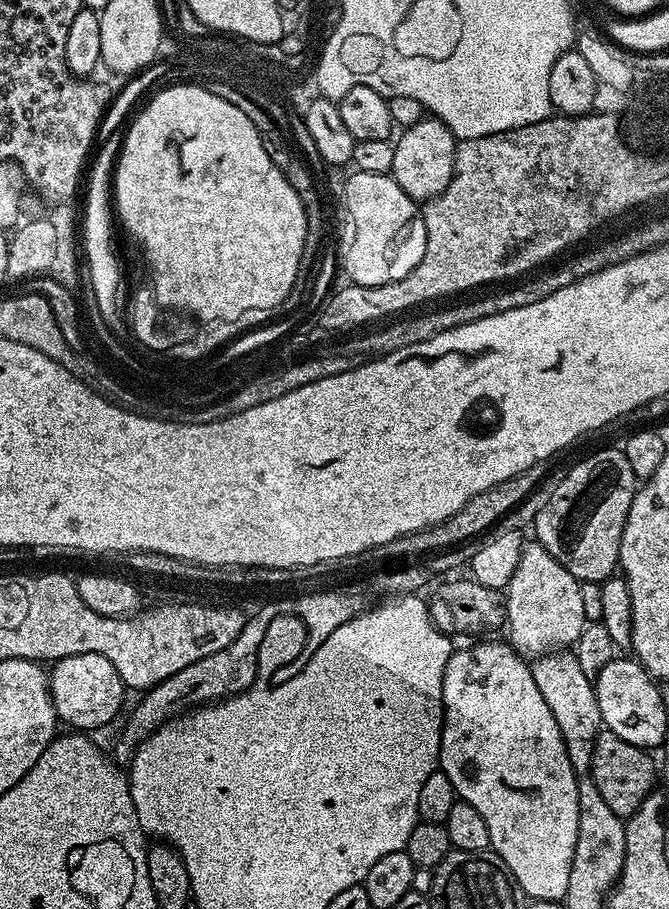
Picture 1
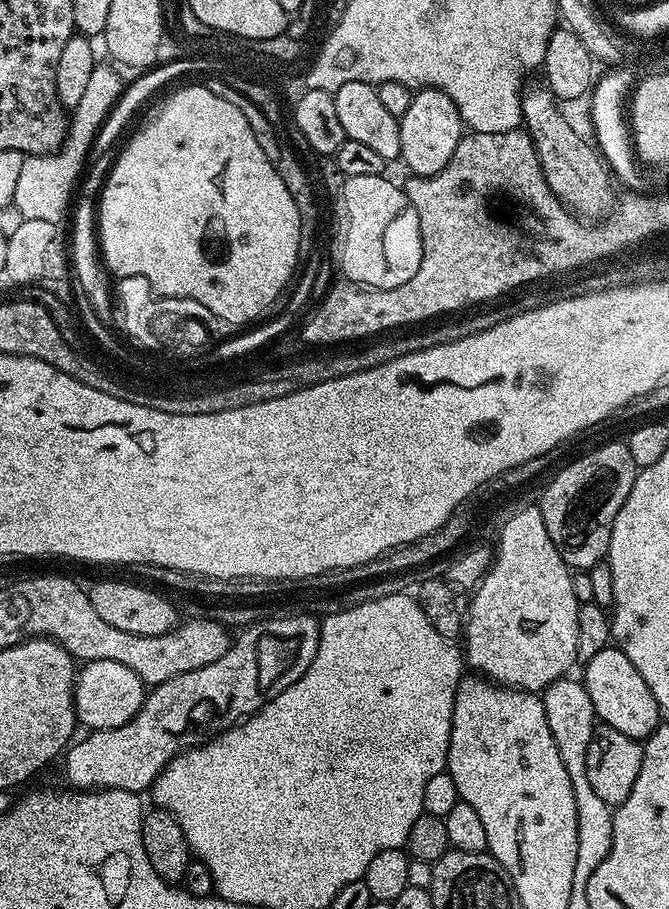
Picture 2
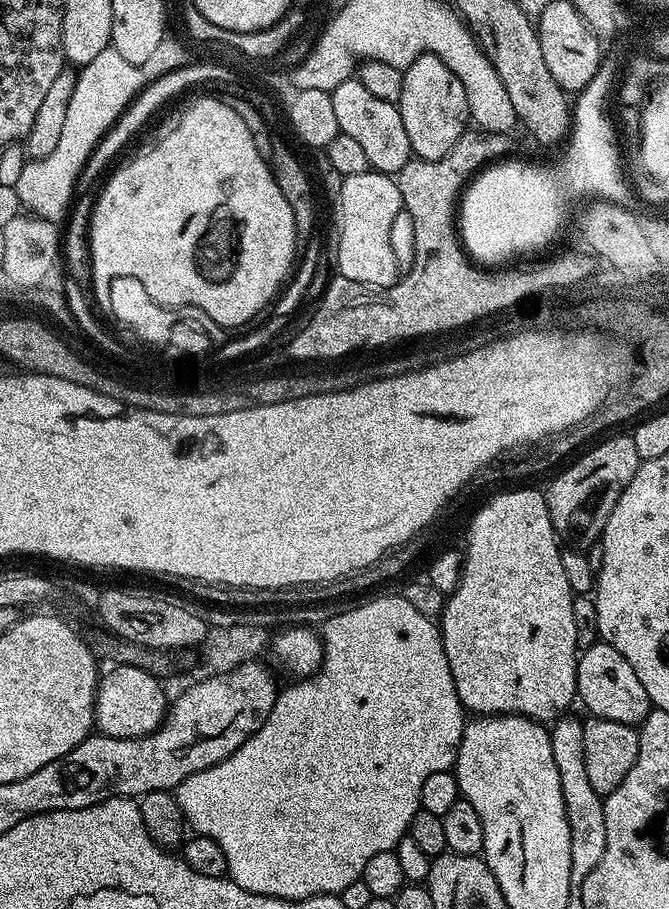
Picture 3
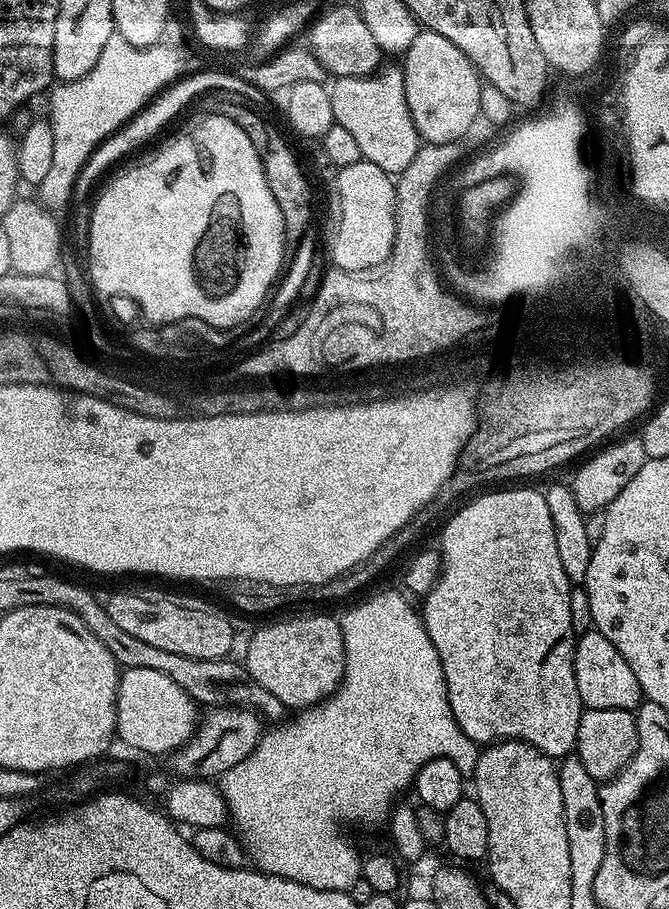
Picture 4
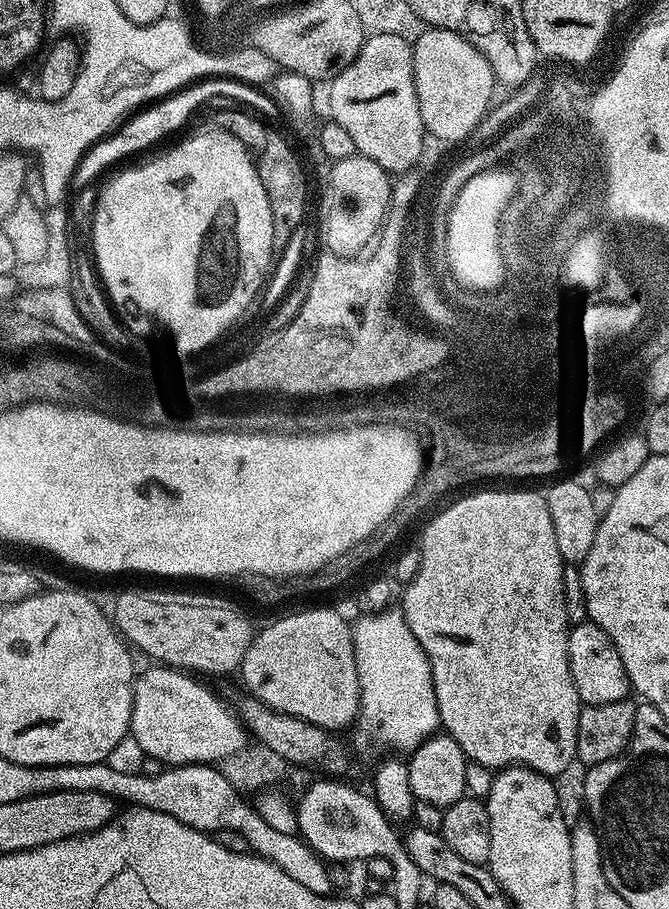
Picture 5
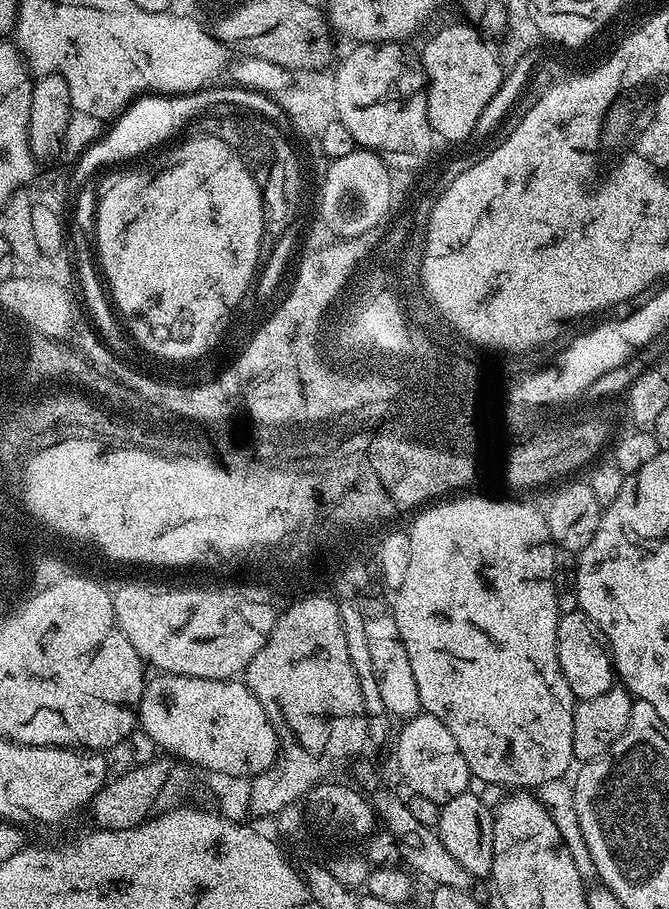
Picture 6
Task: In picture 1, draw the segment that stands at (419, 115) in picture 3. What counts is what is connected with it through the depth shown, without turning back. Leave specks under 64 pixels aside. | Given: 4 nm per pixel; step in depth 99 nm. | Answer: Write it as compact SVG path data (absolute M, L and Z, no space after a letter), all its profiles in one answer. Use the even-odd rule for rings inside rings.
M435 118L422 119L414 126L403 129L399 135L394 140L396 149L394 150L394 166L390 175L414 201L427 202L440 196L442 190L446 190L454 170L458 143L456 137L442 121Z

